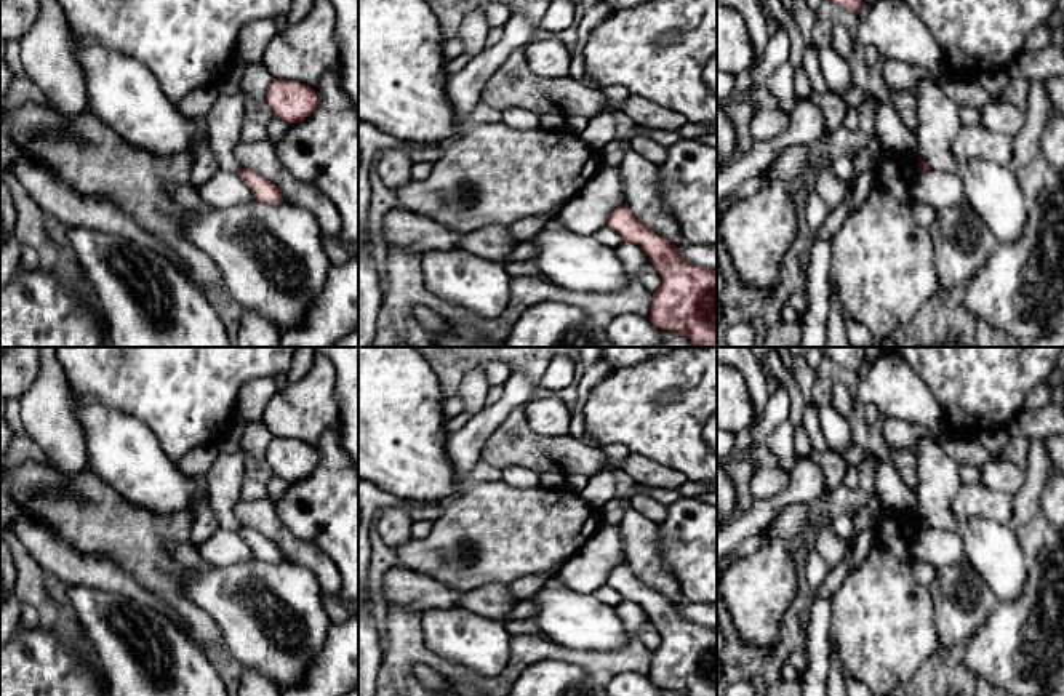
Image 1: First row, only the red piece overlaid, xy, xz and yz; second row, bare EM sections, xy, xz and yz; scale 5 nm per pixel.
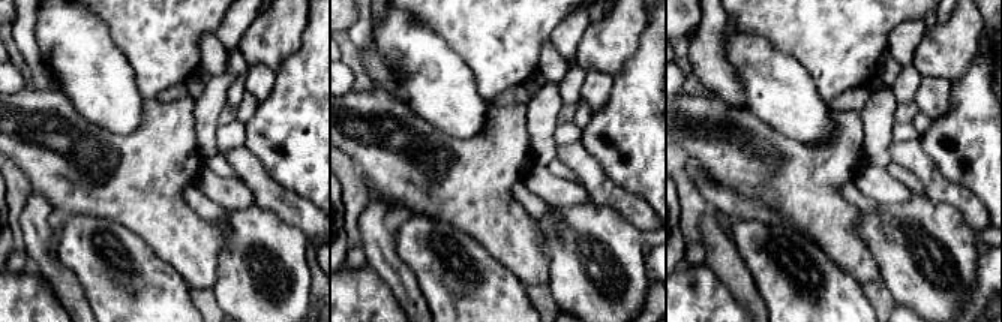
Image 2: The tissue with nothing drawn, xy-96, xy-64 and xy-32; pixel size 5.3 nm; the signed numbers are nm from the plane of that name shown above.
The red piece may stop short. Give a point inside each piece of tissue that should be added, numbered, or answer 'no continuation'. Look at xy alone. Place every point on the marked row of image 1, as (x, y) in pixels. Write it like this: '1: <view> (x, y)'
no continuation

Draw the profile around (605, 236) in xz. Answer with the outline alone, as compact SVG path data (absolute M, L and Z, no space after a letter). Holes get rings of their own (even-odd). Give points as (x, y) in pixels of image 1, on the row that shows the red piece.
M608 226L598 227L598 229L592 234L592 237L594 237L598 243L602 243L602 245L605 245L605 246L608 246L608 248L613 248L613 250L616 250L616 248L622 243L622 238L619 237L619 234L618 234L616 230L613 230L613 229L610 229Z

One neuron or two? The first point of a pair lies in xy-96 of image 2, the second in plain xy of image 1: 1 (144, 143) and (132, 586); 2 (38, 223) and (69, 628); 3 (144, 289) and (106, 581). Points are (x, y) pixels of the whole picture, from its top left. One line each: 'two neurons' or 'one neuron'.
1: two neurons
2: one neuron
3: two neurons

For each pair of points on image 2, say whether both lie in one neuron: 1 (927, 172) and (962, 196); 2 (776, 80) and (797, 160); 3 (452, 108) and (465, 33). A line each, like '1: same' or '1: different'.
1: same
2: different
3: different

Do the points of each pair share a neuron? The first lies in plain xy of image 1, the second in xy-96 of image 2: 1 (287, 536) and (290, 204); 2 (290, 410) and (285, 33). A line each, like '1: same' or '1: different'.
1: same
2: same

